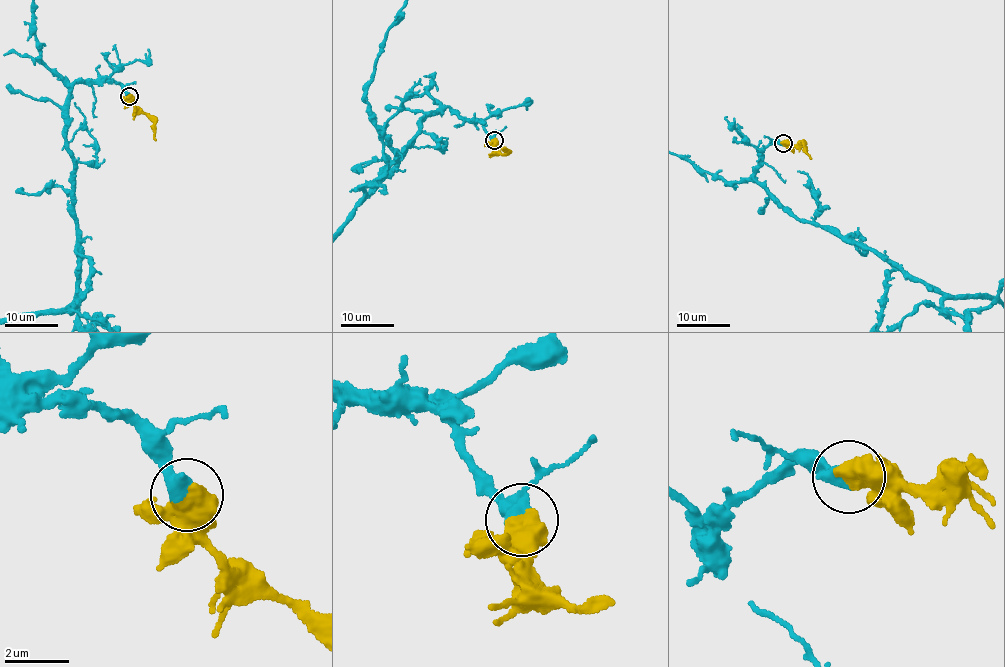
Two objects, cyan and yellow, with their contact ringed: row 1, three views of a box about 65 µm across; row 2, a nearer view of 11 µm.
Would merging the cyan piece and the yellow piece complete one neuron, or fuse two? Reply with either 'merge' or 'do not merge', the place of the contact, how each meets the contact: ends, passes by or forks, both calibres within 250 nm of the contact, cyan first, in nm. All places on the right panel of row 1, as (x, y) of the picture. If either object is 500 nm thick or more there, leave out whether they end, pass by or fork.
merge; place (783, 143); calibres 480 and 750 nm

